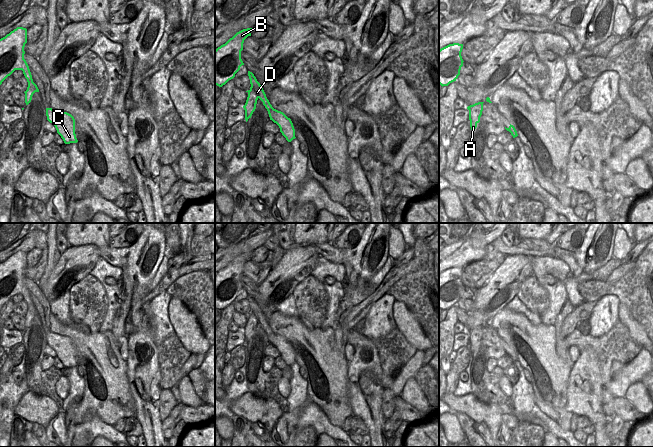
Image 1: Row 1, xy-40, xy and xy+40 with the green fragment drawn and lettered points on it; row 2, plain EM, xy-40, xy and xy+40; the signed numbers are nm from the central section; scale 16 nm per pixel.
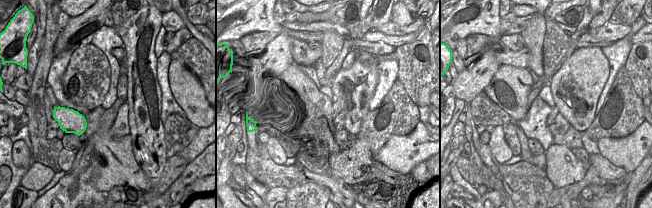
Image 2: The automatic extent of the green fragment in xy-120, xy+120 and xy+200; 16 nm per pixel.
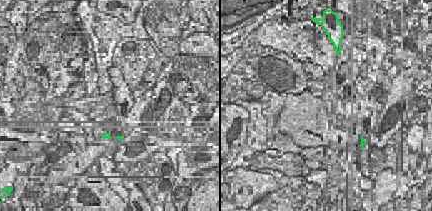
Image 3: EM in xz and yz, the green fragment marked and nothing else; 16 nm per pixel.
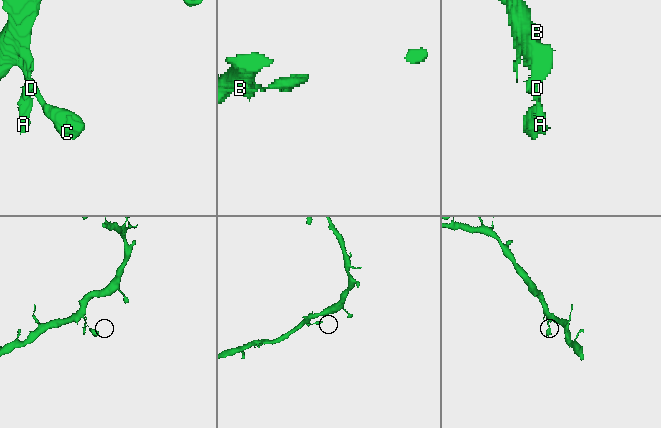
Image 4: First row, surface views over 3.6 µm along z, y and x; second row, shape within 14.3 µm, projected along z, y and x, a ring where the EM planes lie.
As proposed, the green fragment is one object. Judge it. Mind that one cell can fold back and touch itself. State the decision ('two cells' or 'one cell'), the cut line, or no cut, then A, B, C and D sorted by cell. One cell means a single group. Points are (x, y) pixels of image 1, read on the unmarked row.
one cell; cut none; groups A B C D

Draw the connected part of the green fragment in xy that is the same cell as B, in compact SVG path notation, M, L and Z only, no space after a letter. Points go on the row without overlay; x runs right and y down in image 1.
M252 252L243 253L237 256L225 268L215 274L215 309L222 311L244 289L241 283L244 264L251 260Z

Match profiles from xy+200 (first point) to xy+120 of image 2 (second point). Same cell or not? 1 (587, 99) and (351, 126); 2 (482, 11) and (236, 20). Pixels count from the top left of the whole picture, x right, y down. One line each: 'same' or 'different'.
1: same
2: same

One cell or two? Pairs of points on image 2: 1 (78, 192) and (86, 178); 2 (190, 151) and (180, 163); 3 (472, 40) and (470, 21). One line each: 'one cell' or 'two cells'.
1: two cells
2: two cells
3: two cells

